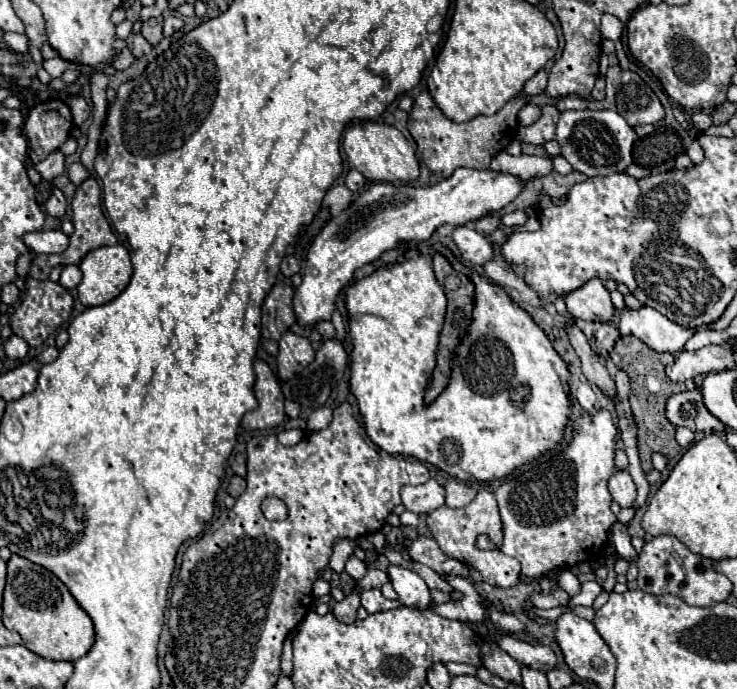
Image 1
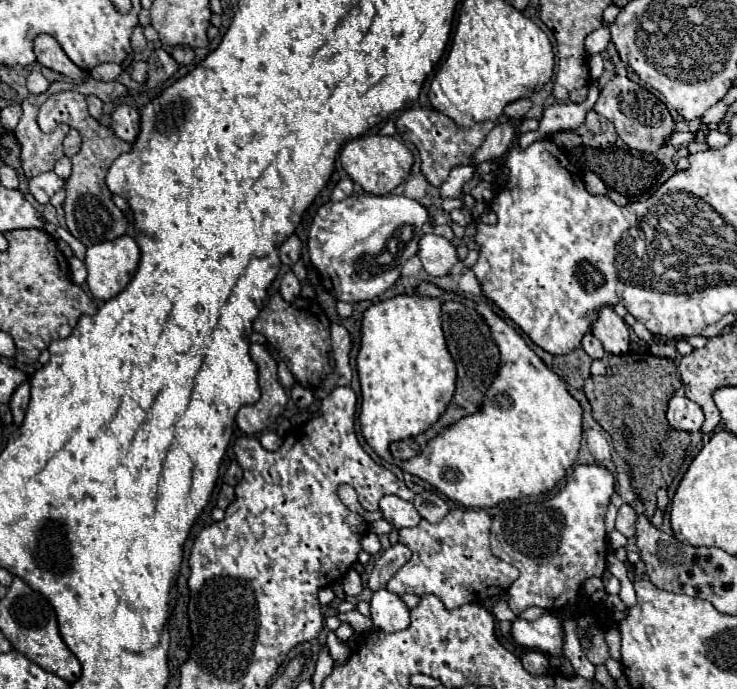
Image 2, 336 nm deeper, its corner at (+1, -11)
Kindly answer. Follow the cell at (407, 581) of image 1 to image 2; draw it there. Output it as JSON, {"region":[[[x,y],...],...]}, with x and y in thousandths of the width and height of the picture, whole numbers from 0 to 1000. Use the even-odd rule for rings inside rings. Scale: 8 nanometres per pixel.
{"region":[[[514,855],[503,866],[503,898],[517,916],[547,916],[555,910],[555,884],[541,864]]]}

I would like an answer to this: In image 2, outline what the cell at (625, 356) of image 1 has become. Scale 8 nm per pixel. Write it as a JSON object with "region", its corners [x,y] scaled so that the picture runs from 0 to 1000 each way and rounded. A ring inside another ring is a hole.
{"region":[[[881,512],[824,515],[824,533],[824,544],[796,550],[794,573],[805,591],[805,608],[832,634],[834,655],[856,678],[859,713],[875,736],[875,750],[883,753],[891,739],[891,710],[910,704],[929,666],[929,652],[938,643],[935,628],[913,623],[902,605],[908,579],[927,556],[913,521]],[[845,617],[856,626],[859,649],[845,649]]]}

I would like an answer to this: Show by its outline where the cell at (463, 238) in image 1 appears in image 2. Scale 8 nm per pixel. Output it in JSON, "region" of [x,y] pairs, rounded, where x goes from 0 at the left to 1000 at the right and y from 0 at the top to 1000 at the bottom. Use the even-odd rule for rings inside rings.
{"region":[[[579,338],[569,347],[569,364],[566,373],[574,382],[574,390],[585,402],[601,402],[609,396],[609,390],[620,382],[620,364],[617,358],[596,341]]]}

